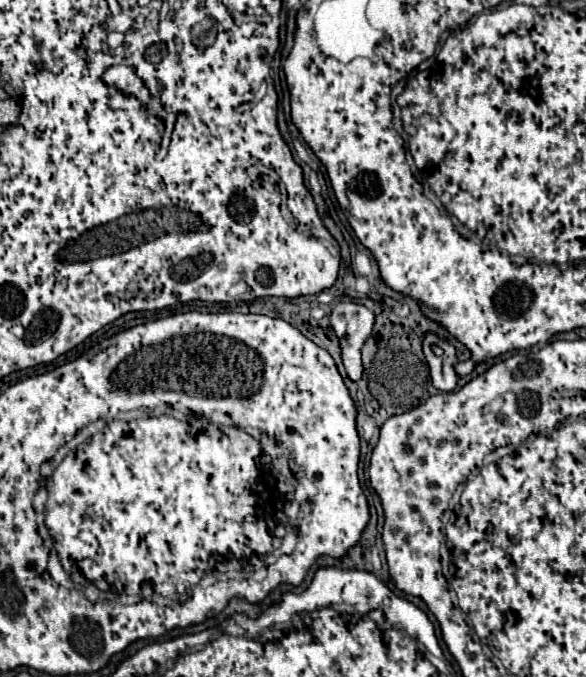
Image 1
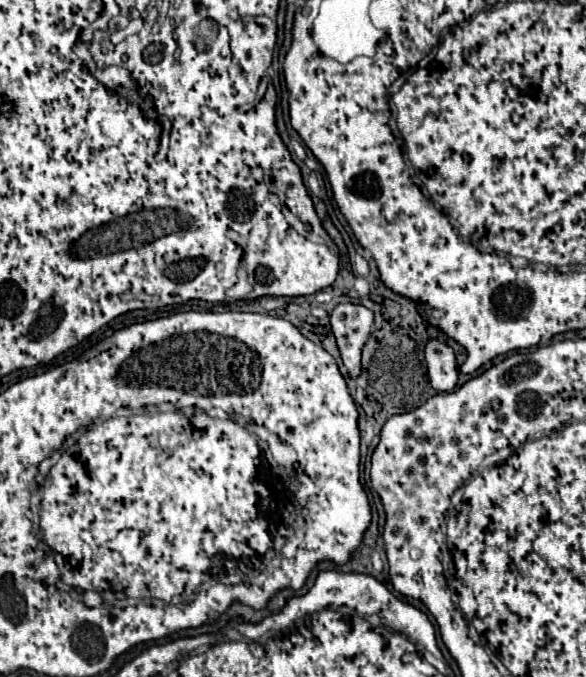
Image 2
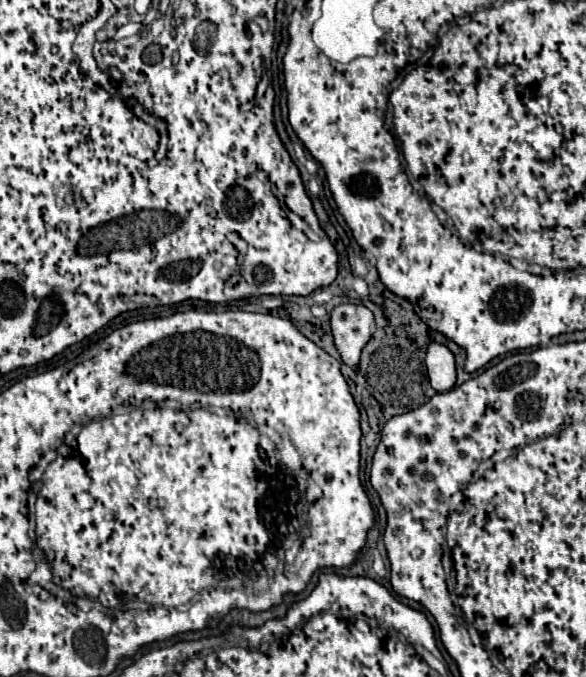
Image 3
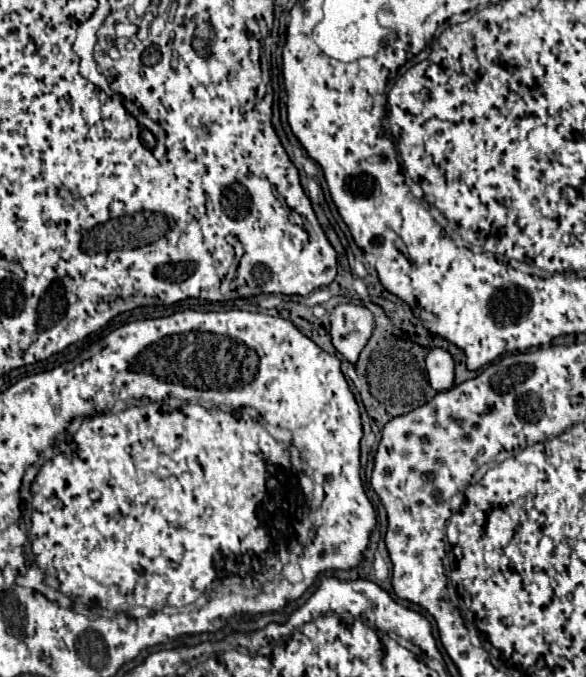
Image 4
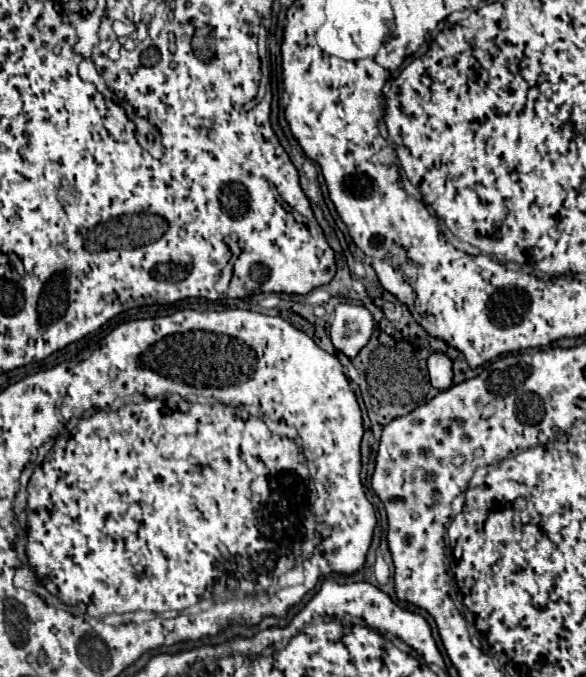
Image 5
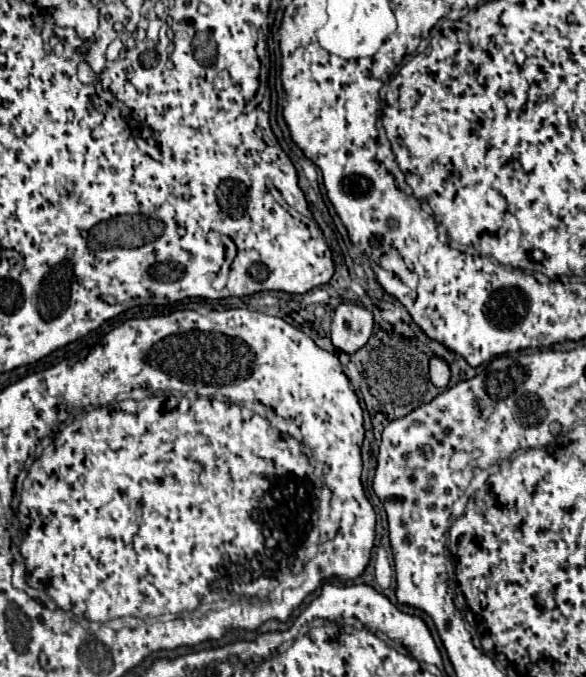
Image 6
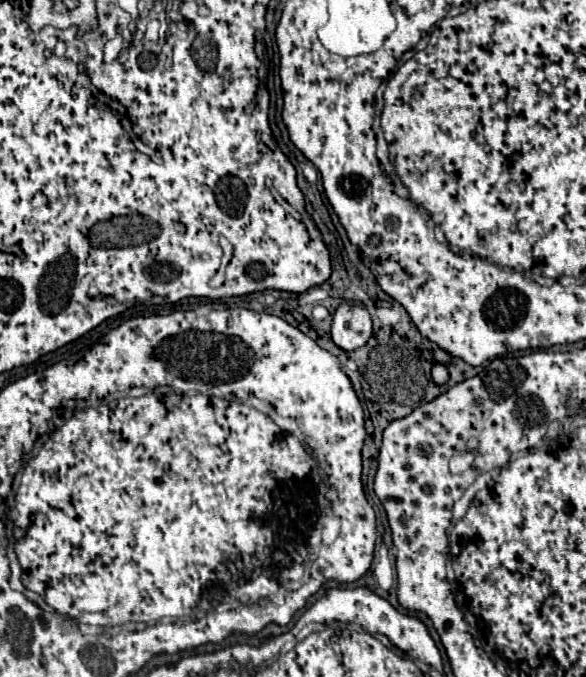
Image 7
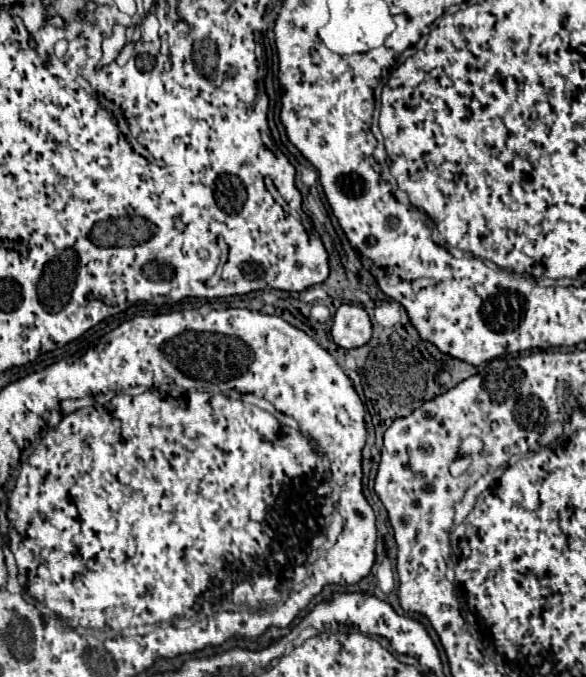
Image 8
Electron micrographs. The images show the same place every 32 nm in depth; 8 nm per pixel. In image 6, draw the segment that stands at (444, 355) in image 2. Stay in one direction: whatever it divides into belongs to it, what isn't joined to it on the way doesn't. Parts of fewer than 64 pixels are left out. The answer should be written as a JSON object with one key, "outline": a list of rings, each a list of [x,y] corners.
{"outline":[[[432,360],[430,362],[430,378],[432,384],[438,388],[446,388],[450,382],[450,368],[444,360]]]}

